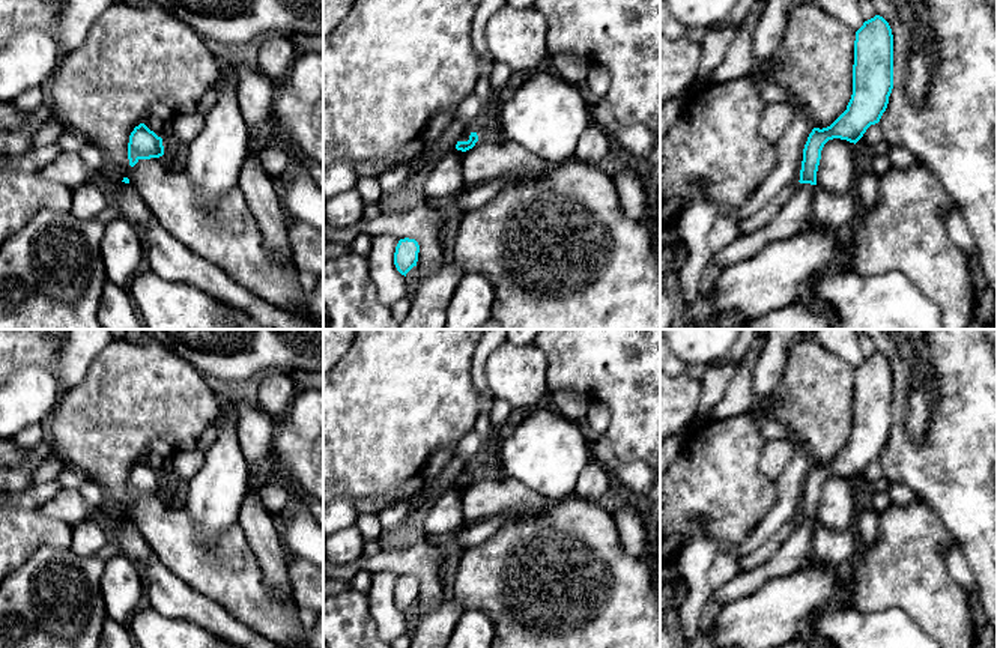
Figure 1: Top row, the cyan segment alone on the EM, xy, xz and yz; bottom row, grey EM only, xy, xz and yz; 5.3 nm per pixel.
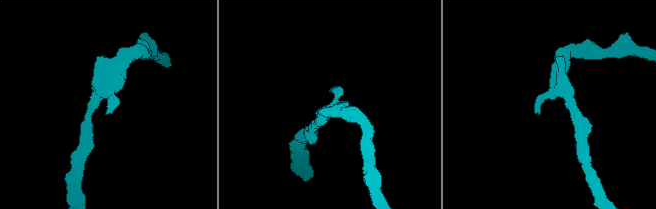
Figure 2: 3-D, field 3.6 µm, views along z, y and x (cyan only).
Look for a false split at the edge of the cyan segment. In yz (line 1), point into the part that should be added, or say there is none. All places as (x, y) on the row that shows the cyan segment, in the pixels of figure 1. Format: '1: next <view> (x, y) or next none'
1: next yz (796, 215)

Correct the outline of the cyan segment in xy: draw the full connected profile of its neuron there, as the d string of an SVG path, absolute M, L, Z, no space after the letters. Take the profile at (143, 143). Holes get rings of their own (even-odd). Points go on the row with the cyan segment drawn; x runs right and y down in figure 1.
M144 123L135 126L128 143L129 165L134 167L140 159L159 158L162 155L162 138L150 131Z

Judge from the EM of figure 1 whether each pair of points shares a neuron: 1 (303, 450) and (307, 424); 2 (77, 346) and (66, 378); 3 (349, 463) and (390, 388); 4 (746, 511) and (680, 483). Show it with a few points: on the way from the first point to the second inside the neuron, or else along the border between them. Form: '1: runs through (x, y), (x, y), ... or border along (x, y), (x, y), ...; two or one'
1: border along (286, 415), (292, 426), (307, 438); two
2: runs through (77, 354), (69, 370); one
3: runs through (349, 445), (385, 406); one
4: runs through (730, 495), (718, 483), (696, 483); one

